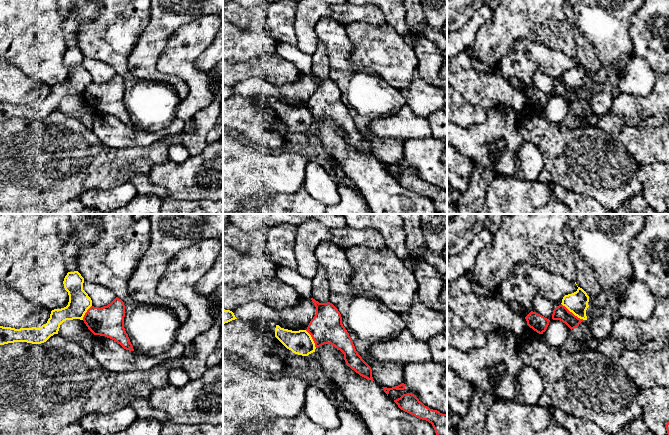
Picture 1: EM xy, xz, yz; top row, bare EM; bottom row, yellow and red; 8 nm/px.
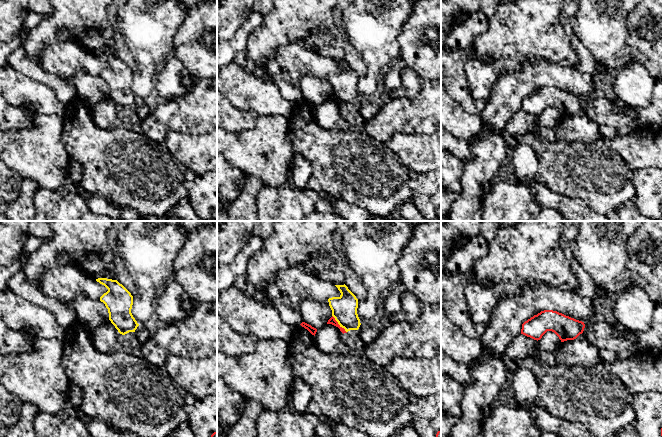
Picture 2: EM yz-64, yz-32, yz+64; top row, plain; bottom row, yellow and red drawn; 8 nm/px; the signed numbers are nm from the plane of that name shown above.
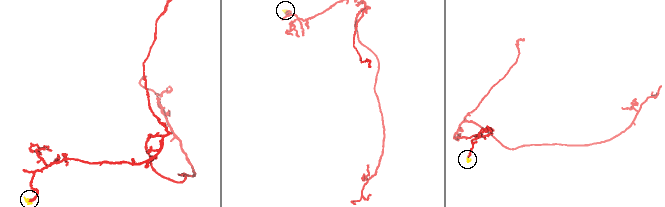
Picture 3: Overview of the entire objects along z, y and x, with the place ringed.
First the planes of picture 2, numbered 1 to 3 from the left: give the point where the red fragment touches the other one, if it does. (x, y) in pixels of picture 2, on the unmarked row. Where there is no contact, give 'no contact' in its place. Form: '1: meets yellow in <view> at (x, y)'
1: no contact
2: meets yellow in yz-32 at (339, 100)
3: no contact

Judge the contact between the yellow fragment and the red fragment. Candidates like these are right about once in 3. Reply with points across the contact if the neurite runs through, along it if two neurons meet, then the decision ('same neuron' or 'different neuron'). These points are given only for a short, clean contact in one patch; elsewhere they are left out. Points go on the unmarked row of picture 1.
border along yz (561, 79), (583, 96); different neuron

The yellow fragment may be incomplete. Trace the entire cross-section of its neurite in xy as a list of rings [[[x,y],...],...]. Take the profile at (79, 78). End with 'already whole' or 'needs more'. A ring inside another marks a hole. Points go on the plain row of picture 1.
[[[78,47],[68,48],[63,60],[69,71],[68,81],[61,85],[51,87],[47,99],[39,104],[20,104],[0,102],[0,121],[27,118],[41,120],[46,118],[54,110],[58,110],[60,101],[66,96],[80,95],[92,82],[92,76],[83,66],[84,54]]] | already whole

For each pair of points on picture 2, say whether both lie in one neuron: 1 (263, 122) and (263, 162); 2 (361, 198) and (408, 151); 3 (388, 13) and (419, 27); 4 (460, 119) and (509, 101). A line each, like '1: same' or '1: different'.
1: same
2: different
3: different
4: different

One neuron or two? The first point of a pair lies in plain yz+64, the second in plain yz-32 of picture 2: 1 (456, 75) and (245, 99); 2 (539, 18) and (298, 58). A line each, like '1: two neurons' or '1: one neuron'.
1: one neuron
2: two neurons

